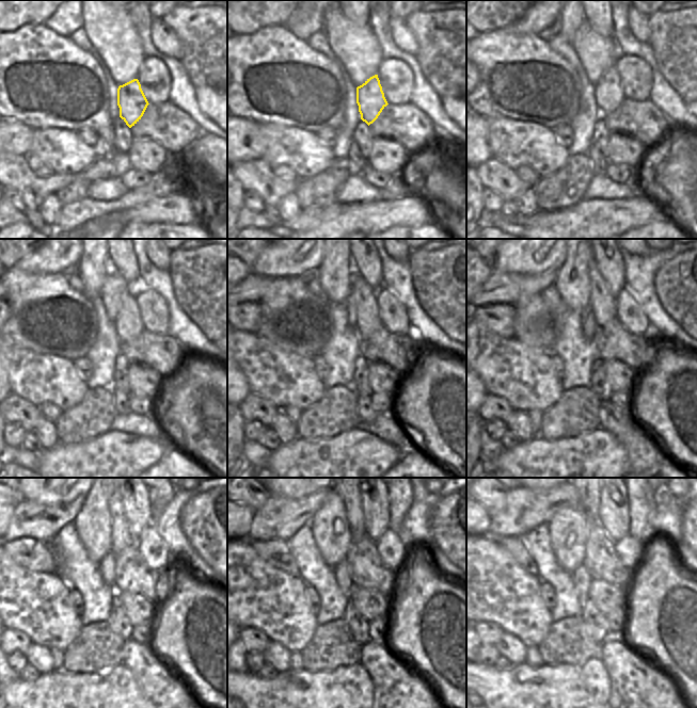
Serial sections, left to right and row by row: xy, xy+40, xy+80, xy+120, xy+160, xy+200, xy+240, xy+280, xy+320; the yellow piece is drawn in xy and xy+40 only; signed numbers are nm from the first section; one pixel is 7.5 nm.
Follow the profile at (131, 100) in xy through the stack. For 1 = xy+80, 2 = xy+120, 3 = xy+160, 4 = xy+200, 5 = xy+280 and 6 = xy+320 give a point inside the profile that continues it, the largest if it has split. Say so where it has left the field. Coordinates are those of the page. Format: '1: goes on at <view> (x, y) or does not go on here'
1: goes on at xy+80 (608, 91)
2: goes on at xy+120 (128, 324)
3: goes on at xy+160 (364, 296)
4: goes on at xy+200 (601, 301)
5: goes on at xy+280 (351, 499)
6: goes on at xy+320 (589, 499)

